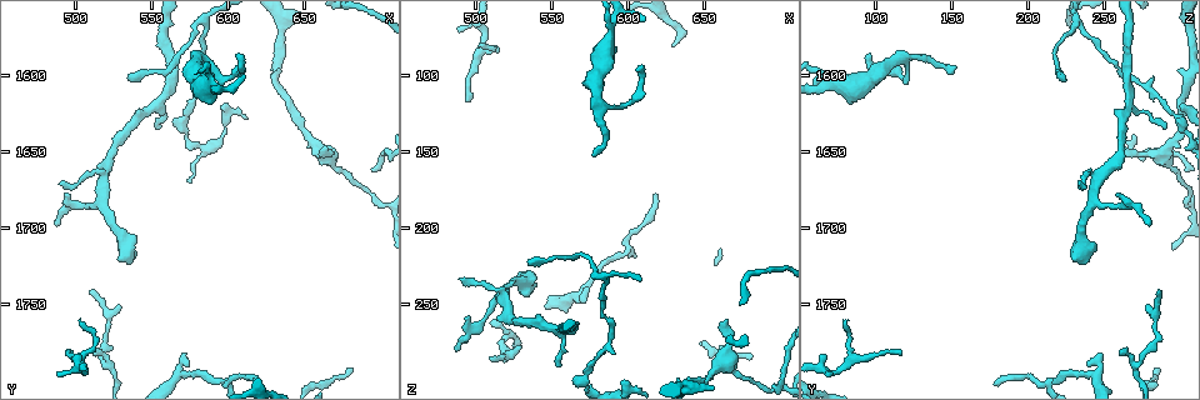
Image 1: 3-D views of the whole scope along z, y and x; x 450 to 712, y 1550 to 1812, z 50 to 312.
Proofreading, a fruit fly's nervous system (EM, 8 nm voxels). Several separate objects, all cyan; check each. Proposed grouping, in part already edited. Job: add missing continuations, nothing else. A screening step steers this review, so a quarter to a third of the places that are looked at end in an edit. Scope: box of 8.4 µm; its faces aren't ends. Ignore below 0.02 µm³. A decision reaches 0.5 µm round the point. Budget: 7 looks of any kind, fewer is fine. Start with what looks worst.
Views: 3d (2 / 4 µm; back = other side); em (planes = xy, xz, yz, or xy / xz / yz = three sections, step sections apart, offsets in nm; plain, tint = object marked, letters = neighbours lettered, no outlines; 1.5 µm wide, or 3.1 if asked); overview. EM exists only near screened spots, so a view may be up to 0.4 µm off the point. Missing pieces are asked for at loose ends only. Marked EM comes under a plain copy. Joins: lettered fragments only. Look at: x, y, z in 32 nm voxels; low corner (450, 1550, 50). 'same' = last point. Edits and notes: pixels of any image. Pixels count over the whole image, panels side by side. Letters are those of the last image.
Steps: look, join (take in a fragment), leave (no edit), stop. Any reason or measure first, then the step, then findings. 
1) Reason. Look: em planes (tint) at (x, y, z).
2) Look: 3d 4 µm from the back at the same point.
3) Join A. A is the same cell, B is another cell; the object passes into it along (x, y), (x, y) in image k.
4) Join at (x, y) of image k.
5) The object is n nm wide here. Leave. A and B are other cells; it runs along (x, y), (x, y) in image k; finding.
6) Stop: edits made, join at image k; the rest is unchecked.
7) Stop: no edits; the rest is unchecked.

Tapers out. Look: em planes (letters) at (570, 1782, 246).

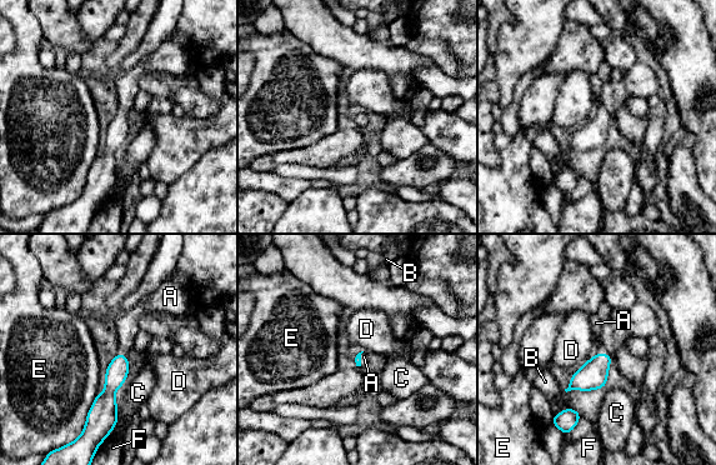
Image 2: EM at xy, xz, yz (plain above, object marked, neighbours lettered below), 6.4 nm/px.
The longest contact is with E, 280 nm. Join A. A is the same cell, B, C, D, E and F are other cells; the object passes into it along (592, 375), (602, 354), (596, 323) in image 2; the neuron continues.

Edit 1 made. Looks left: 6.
See it whole again. Look: overview.

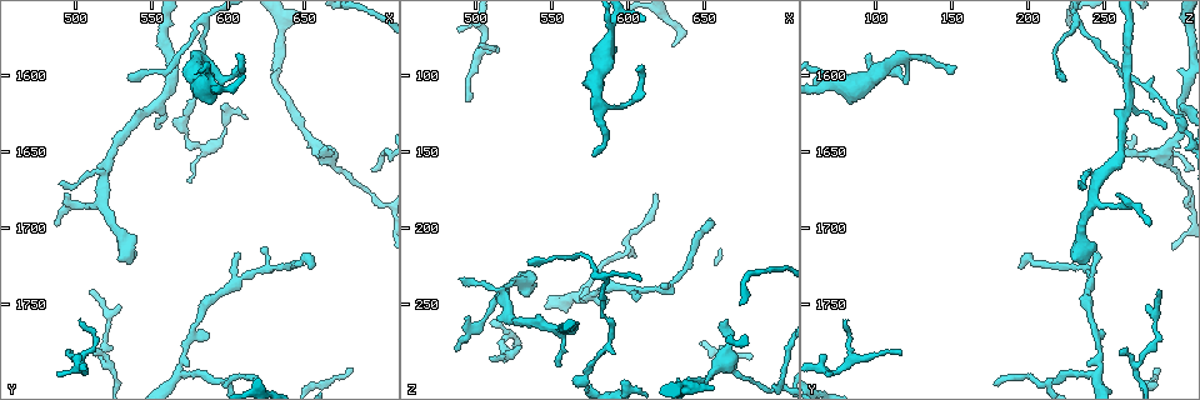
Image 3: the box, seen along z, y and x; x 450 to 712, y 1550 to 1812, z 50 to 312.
An open end. Look: 3d 2 µm at (608, 1586, 98).

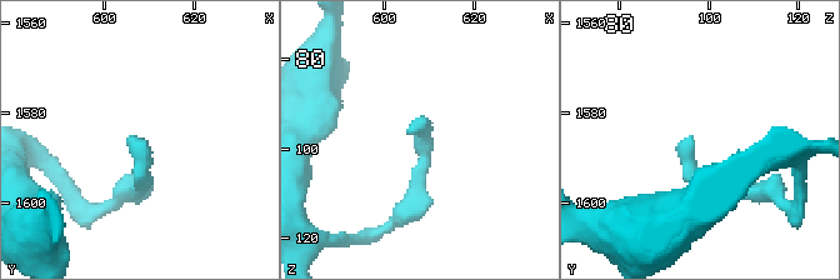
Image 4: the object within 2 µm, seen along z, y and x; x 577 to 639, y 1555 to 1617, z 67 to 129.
Shape alone is not enough. Look: em planes (tint) at (607, 1585, 96).

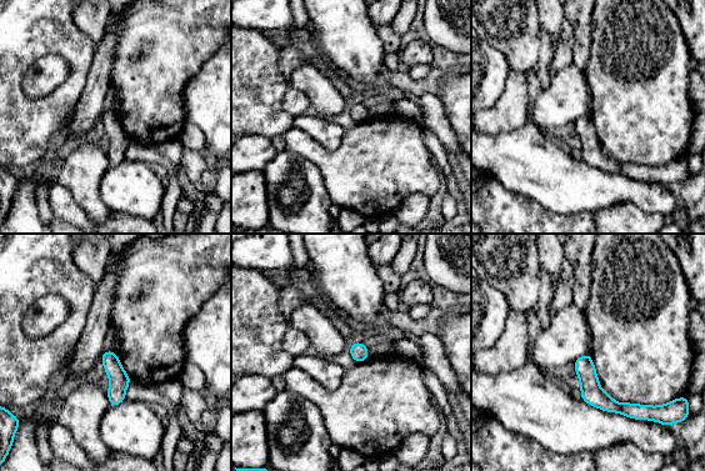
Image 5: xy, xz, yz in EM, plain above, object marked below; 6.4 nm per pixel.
Look: em planes (letters) at the same point.

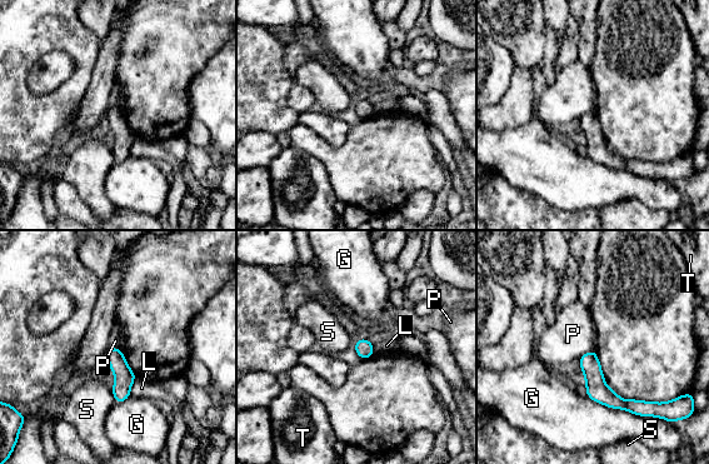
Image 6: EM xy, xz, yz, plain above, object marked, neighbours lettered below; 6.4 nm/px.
Leave. G, L, P, S and T are other cells; no lettered fragment goes on from it.

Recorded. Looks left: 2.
Thin end. Look: em planes (tint) at (666, 1646, 260).

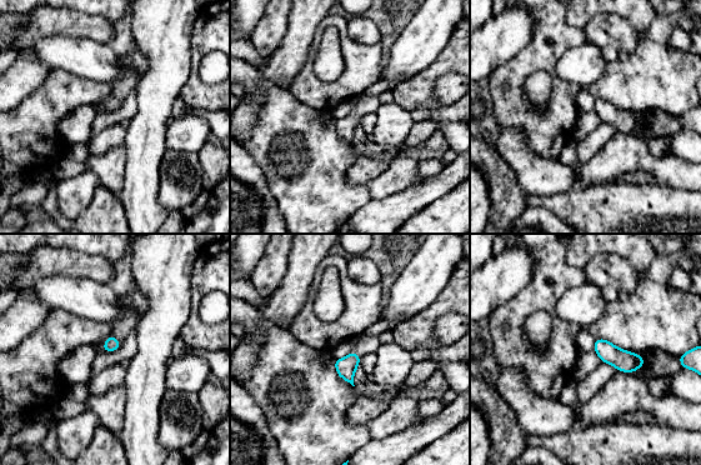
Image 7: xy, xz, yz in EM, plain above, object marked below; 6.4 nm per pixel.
See the neighbours. Look: em planes (letters) at the same point.

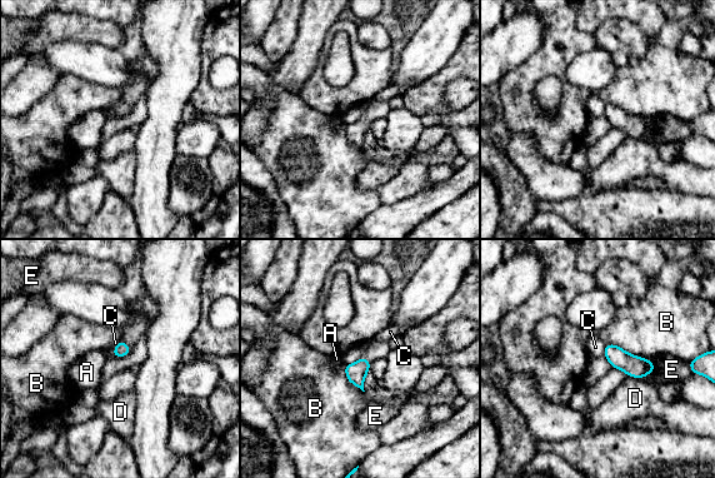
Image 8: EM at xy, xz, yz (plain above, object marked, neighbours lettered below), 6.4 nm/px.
The object is 90 nm wide here. Leave. A, B, C, D and E are other cells; a border runs along (121, 340), (115, 345), (111, 355) in image 8; no lettered fragment goes on from it.

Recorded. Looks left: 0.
Stop: edits made, join at image 2; the rest is unchecked.

